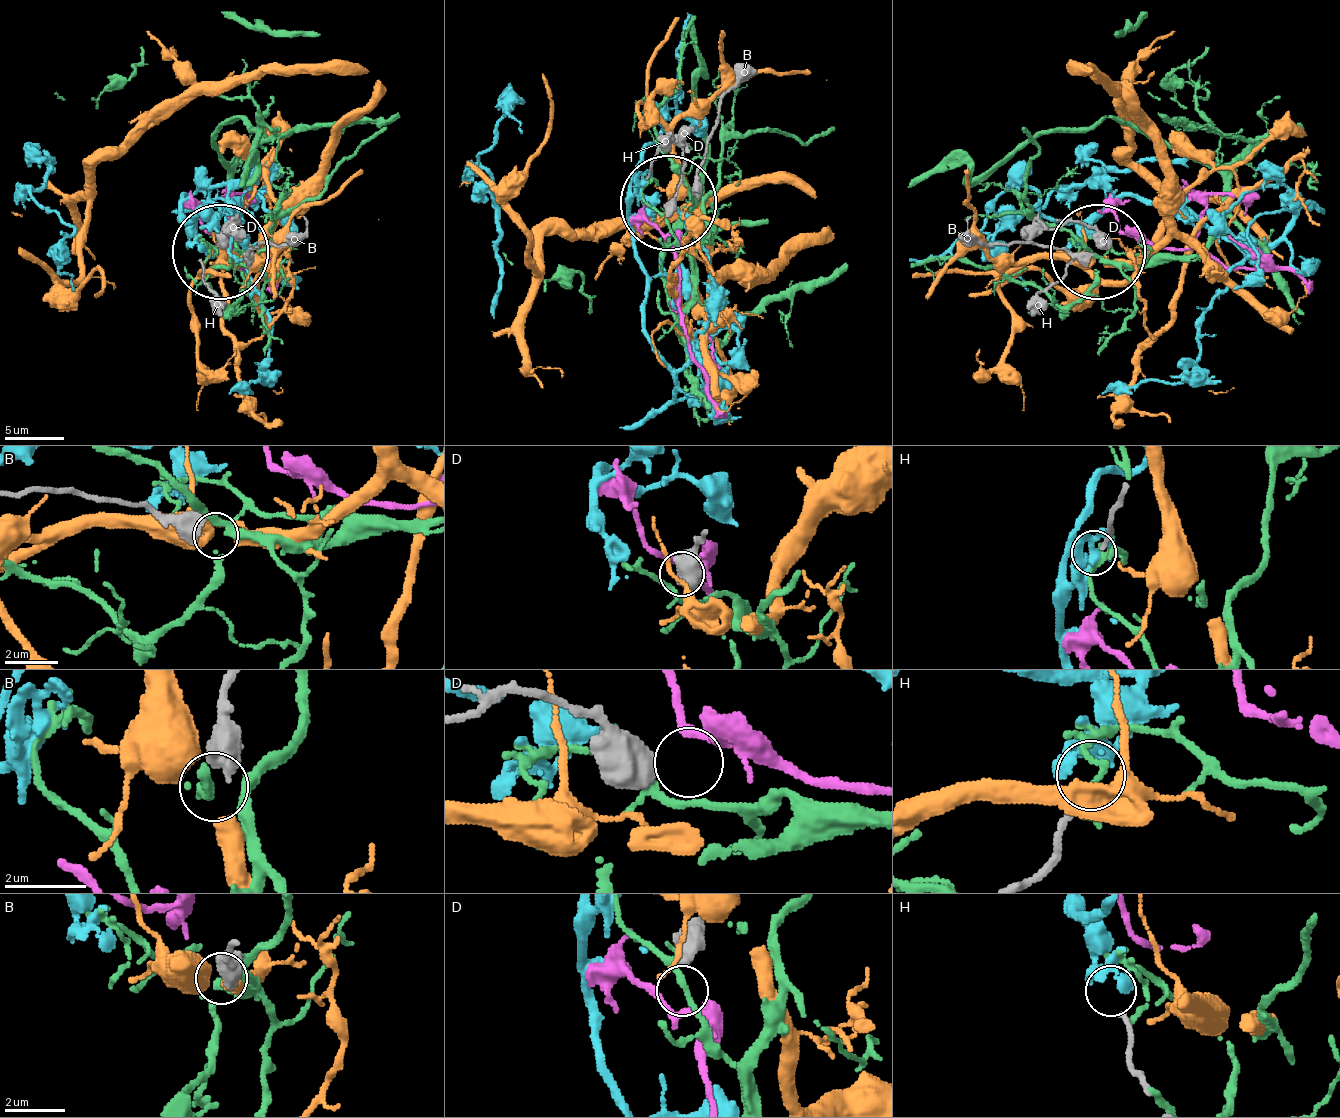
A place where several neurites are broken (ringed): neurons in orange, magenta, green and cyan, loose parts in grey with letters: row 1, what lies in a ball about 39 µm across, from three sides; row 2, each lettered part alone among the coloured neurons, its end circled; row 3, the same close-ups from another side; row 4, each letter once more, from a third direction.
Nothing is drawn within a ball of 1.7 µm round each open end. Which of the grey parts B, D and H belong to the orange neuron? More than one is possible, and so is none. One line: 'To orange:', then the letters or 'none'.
To orange: none

